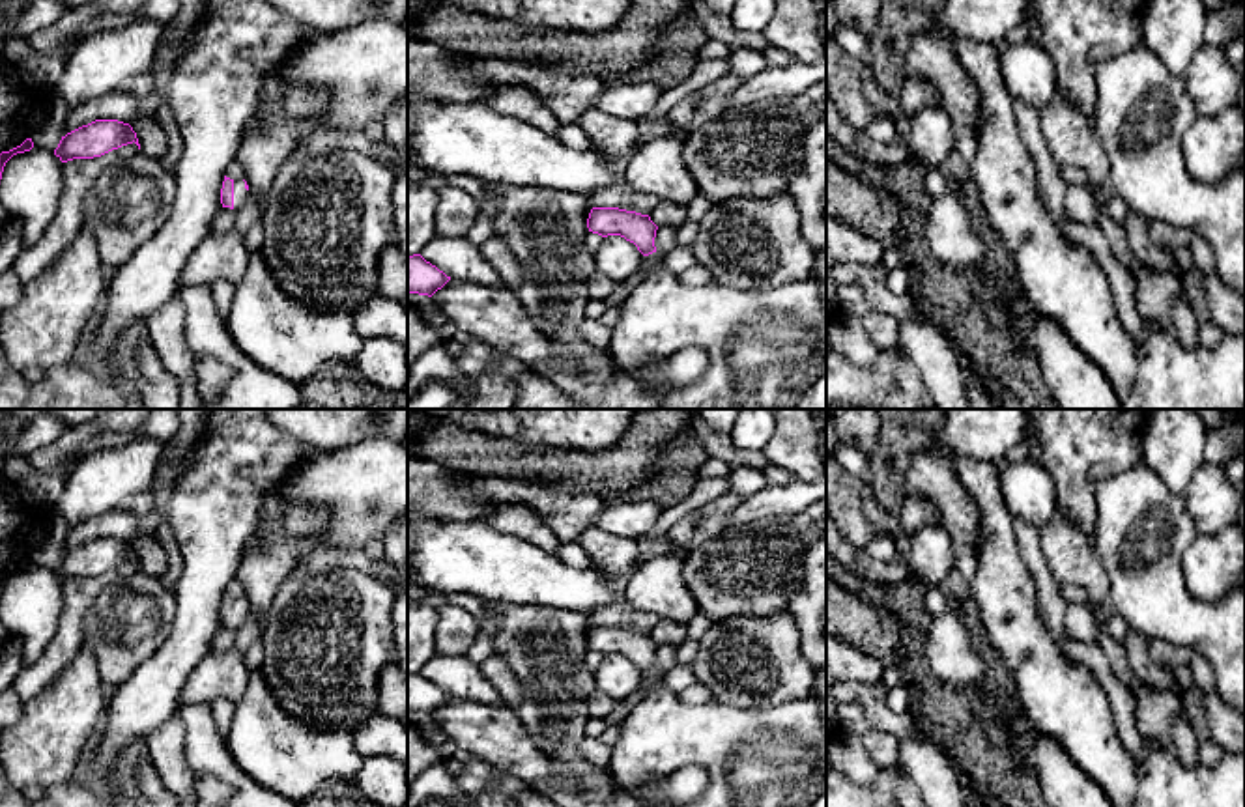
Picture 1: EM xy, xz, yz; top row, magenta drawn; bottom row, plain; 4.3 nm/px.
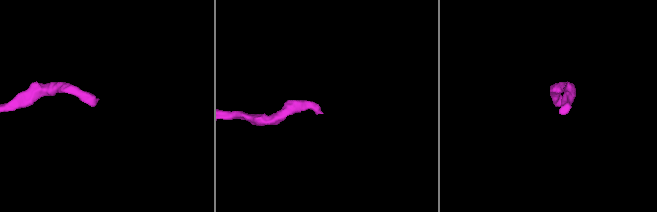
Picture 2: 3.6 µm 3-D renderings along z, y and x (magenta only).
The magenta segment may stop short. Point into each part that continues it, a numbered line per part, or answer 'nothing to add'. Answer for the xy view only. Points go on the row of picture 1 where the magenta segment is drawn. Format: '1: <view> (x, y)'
1: xy (240, 191)

